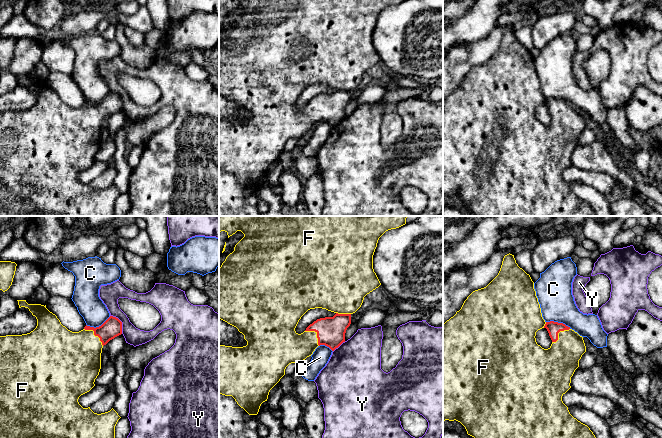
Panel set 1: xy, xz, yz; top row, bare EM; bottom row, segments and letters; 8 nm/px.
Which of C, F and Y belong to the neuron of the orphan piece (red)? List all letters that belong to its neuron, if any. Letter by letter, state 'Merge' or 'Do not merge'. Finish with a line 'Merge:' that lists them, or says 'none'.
C: Do not merge
F: Merge
Y: Do not merge
Merge: F

